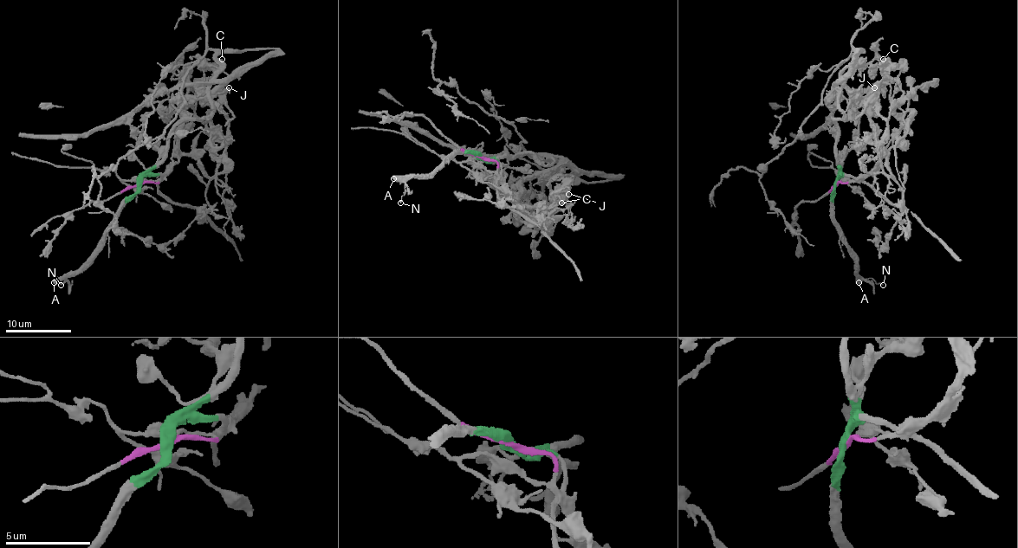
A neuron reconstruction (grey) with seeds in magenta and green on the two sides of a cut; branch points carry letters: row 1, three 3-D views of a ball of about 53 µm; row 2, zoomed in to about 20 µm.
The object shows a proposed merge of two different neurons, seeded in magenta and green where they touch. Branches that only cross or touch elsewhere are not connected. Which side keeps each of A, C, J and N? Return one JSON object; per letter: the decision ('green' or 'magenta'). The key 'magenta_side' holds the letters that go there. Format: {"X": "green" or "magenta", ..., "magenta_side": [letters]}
{"A": "green", "C": "magenta", "J": "magenta", "N": "green", "magenta_side": ["C", "J"]}

